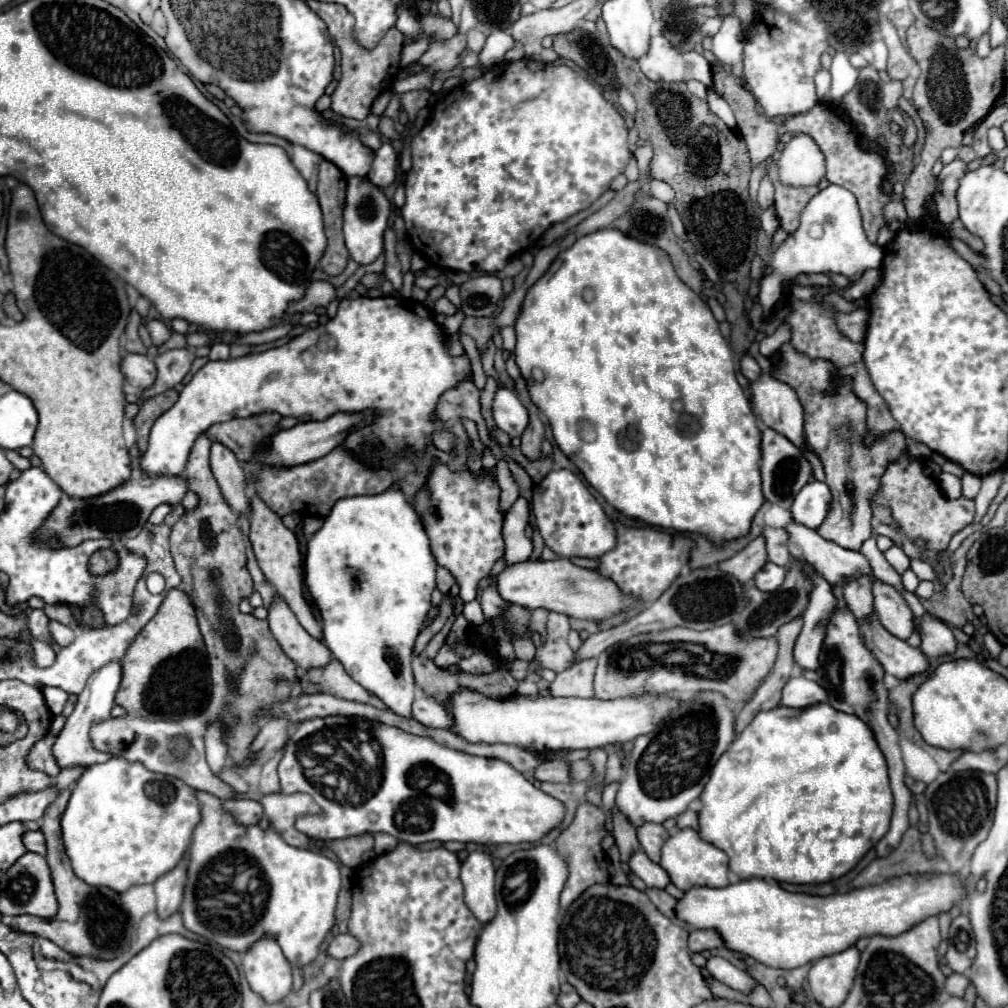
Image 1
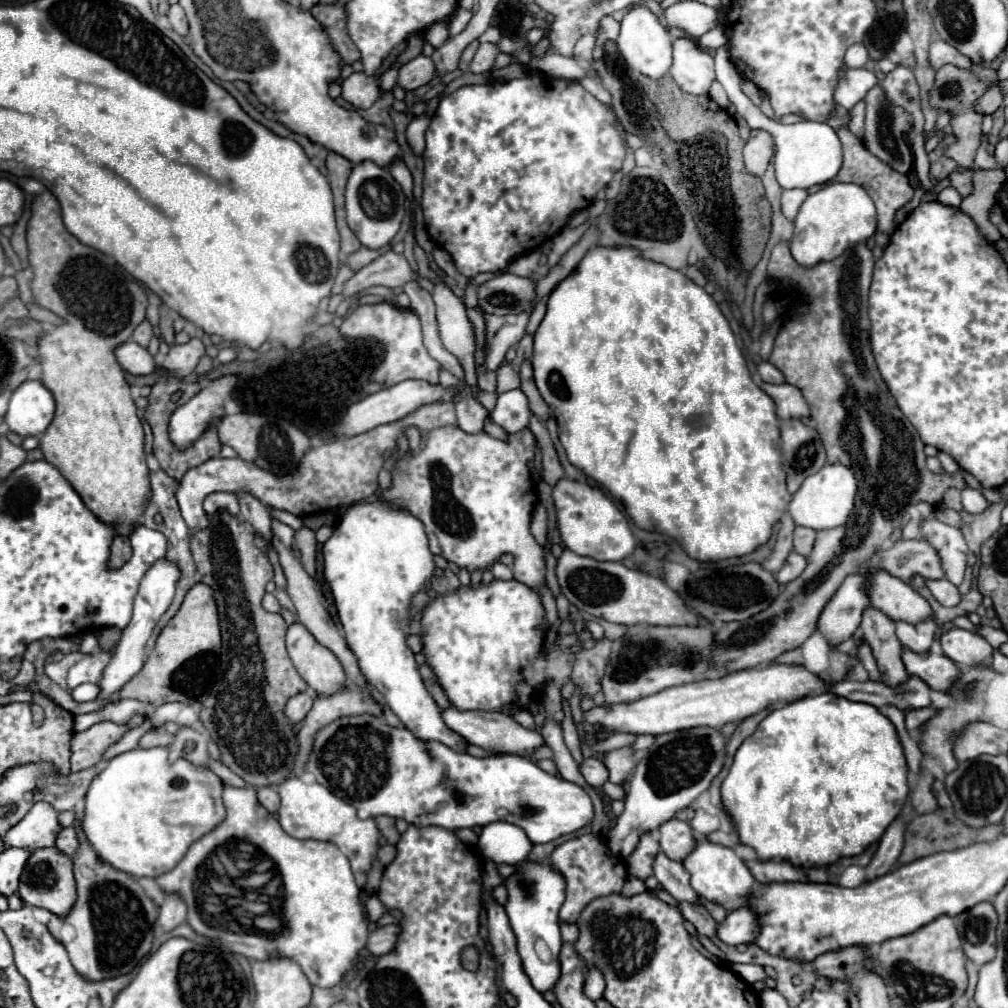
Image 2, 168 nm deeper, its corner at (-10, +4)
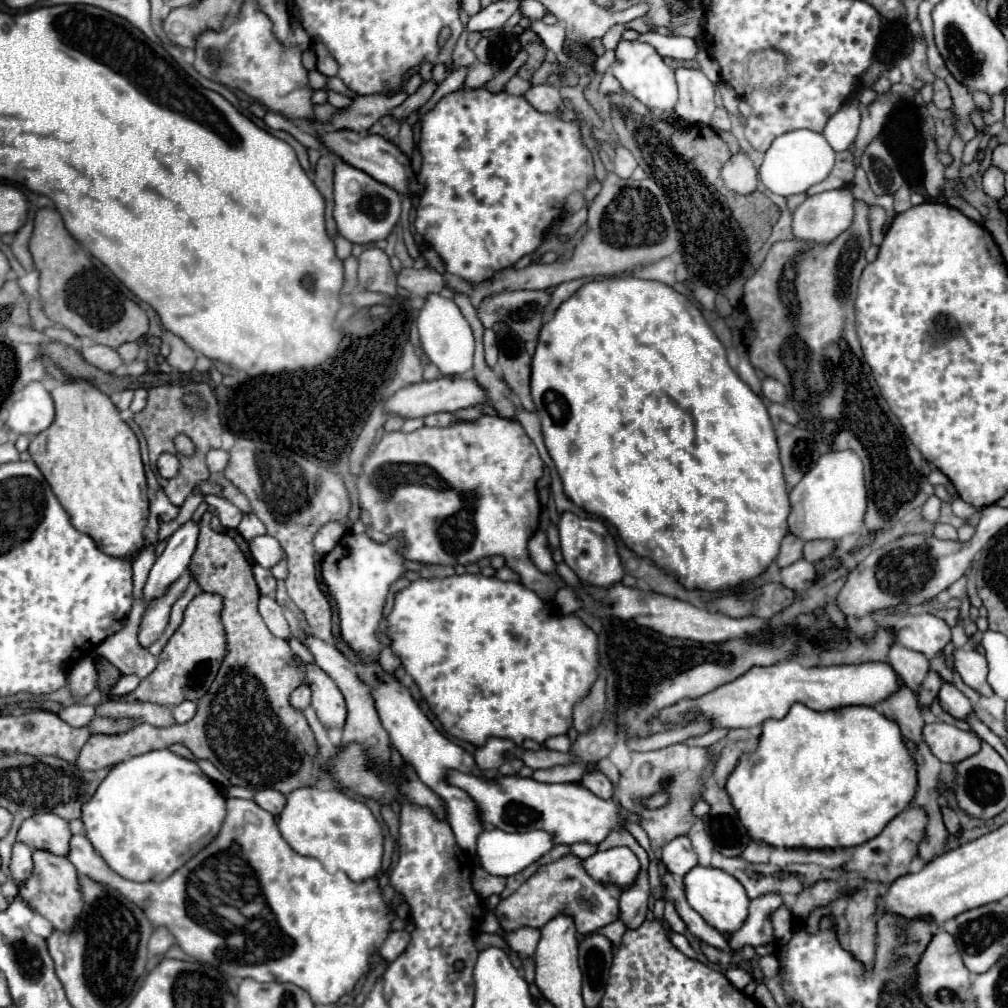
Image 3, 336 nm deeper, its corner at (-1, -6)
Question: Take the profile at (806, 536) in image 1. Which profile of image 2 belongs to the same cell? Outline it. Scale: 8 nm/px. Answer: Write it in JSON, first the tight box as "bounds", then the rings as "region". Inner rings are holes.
{"bounds":[867,572,933,624],"region":[[[875,572],[871,586],[867,588],[873,608],[885,612],[891,620],[919,624],[923,620],[933,620],[933,608],[919,596],[909,584],[889,576],[887,572]]]}

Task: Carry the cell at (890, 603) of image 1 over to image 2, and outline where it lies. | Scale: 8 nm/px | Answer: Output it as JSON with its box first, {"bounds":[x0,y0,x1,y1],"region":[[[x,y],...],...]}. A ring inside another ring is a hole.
{"bounds":[897,620,937,654],"region":[[[925,620],[921,624],[905,624],[905,622],[897,622],[897,638],[903,644],[903,648],[917,652],[917,654],[927,654],[933,638],[935,638],[935,630],[937,624],[933,620]]]}

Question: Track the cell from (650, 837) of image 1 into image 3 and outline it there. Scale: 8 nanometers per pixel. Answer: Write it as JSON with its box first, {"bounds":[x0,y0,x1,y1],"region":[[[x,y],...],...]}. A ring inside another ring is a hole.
{"bounds":[662,836,698,876],"region":[[[680,836],[662,846],[662,862],[672,874],[684,876],[692,866],[698,864],[698,858],[692,852],[690,840],[686,836]]]}

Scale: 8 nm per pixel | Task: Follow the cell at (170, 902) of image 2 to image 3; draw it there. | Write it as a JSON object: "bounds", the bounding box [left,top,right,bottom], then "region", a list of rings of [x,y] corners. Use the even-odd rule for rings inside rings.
{"bounds":[148,926,174,954],"region":[[[160,926],[160,928],[154,930],[154,934],[152,934],[150,942],[148,942],[148,952],[150,954],[164,954],[172,944],[174,944],[174,938],[172,938],[170,930]]]}

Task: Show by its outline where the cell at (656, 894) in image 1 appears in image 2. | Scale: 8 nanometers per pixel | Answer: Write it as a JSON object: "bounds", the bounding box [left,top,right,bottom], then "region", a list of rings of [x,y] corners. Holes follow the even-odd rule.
{"bounds":[679,904,717,938],"region":[[[679,904],[679,910],[697,928],[699,934],[703,934],[707,938],[713,938],[717,934],[717,922],[711,918],[711,914],[703,906]]]}

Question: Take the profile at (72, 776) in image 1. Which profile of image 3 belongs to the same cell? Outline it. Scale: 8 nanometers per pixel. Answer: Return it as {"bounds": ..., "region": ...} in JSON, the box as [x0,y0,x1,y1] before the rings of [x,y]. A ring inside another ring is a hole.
{"bounds":[172,702,196,724],"region":[[[182,702],[182,704],[172,708],[172,716],[174,716],[176,724],[188,722],[194,716],[194,712],[196,712],[196,704],[194,702]]]}

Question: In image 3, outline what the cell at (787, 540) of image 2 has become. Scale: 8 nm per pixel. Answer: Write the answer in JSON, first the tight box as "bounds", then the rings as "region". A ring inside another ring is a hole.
{"bounds":[776,534,804,568],"region":[[[788,534],[784,540],[782,540],[782,546],[780,546],[780,554],[776,558],[776,564],[780,568],[784,566],[790,566],[794,564],[796,560],[802,558],[802,546],[804,546],[804,540],[798,540],[796,536]]]}

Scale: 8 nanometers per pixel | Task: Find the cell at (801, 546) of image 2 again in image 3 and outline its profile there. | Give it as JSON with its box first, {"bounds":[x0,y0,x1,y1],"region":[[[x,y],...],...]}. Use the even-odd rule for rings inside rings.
{"bounds":[804,540,836,562],"region":[[[812,540],[804,542],[804,560],[808,562],[818,562],[820,558],[828,556],[836,548],[834,540]]]}

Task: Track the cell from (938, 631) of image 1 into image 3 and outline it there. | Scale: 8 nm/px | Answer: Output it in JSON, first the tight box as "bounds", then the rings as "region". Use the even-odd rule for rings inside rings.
{"bounds":[952,648,992,696],"region":[[[954,648],[952,652],[952,668],[960,674],[962,682],[968,684],[970,688],[974,688],[980,694],[990,696],[992,688],[986,682],[986,674],[988,674],[988,662],[984,658],[984,654],[980,654],[974,648]]]}

